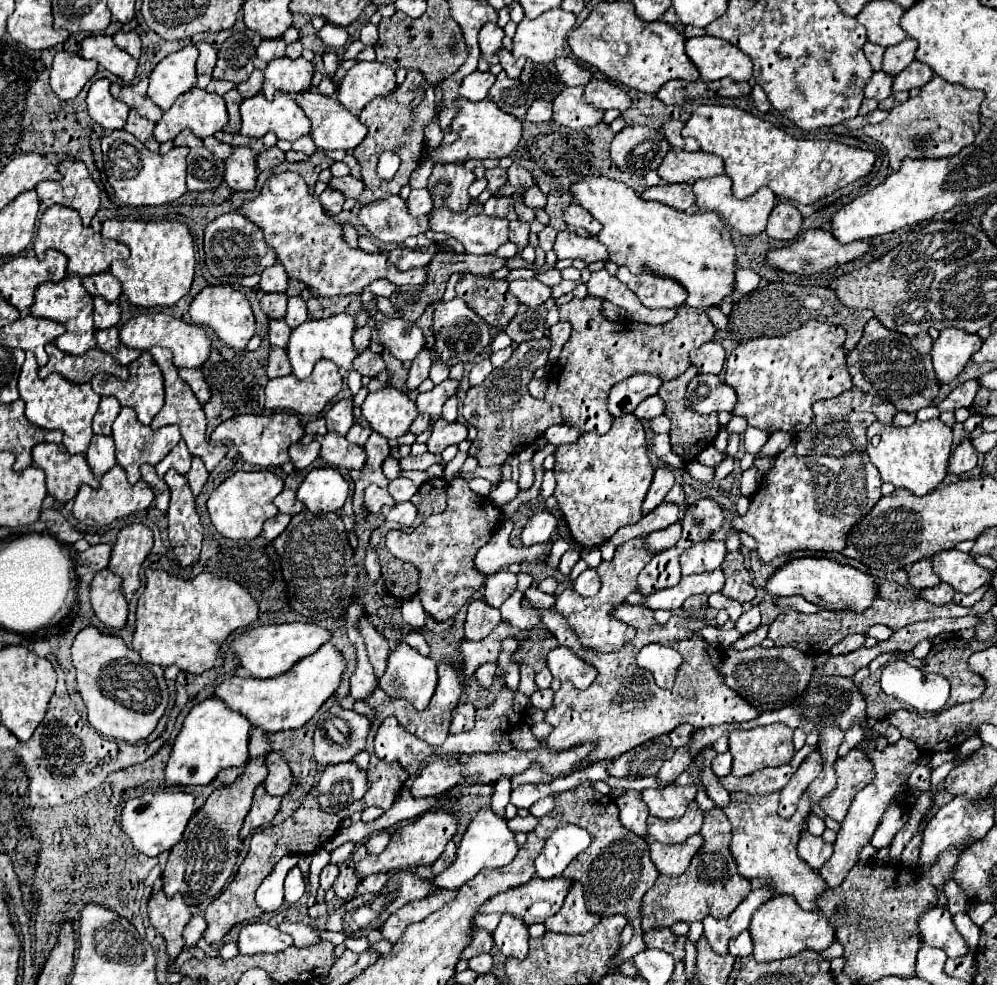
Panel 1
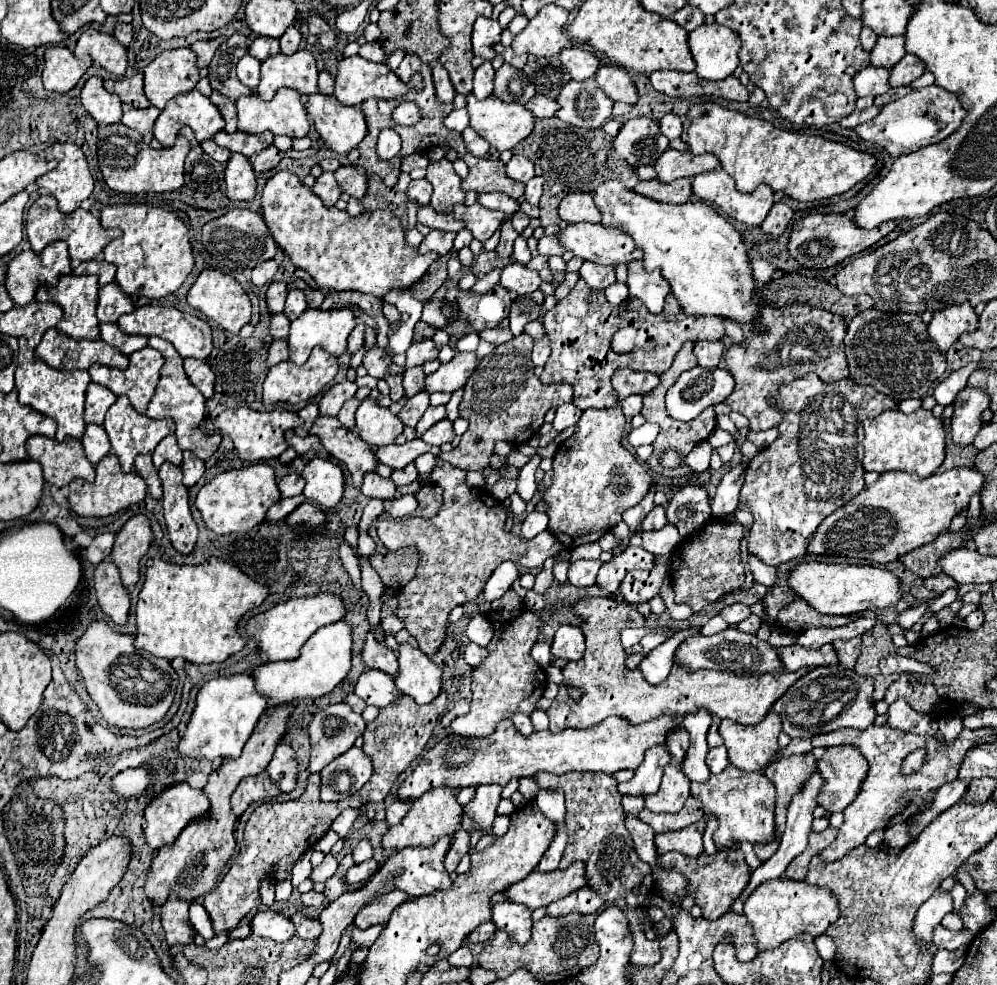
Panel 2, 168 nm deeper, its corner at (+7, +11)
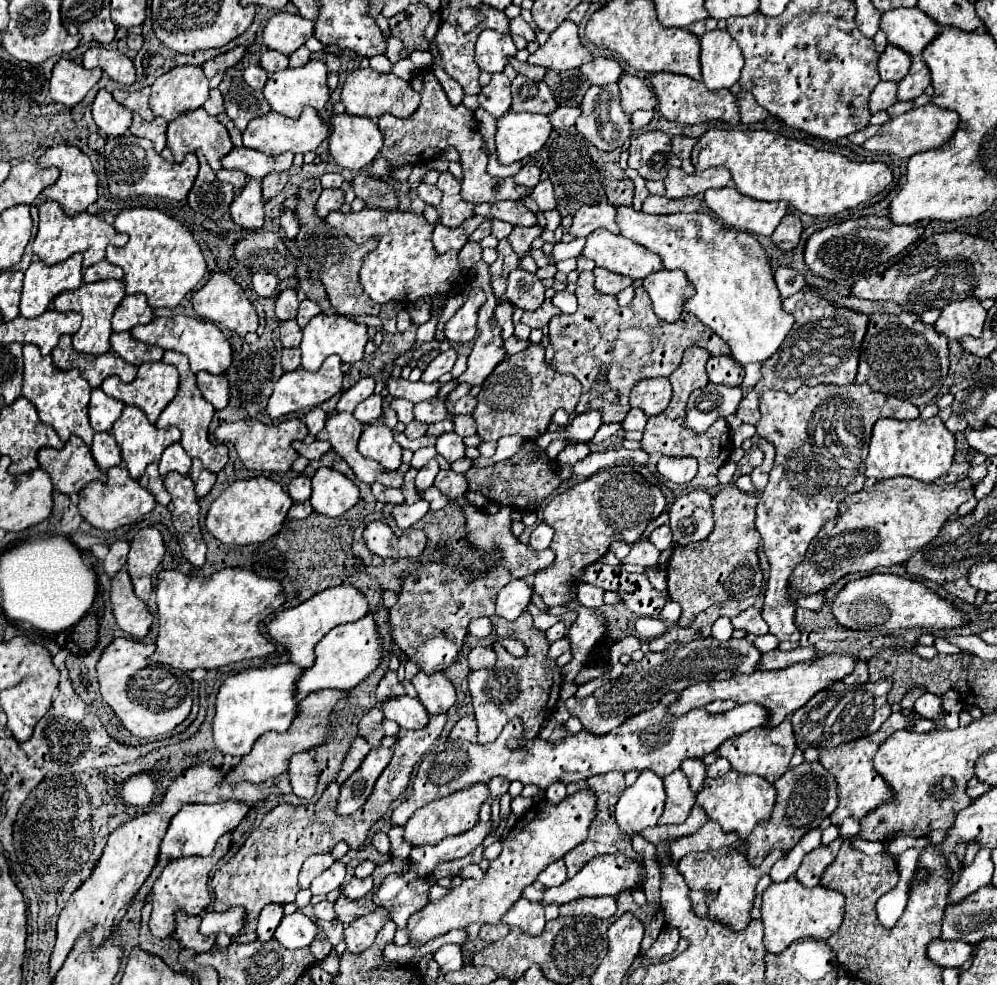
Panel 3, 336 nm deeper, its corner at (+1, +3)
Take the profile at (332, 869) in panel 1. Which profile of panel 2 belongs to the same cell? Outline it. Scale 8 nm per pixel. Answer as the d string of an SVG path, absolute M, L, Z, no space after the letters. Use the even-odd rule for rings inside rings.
M327 854L327 856L323 858L323 862L313 868L313 874L311 874L309 878L311 878L313 882L325 882L325 880L329 880L329 878L335 874L337 866L339 866L337 858L335 858L333 854Z

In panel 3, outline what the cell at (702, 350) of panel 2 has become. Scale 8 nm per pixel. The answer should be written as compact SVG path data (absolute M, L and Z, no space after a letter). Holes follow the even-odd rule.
M711 356L707 360L707 374L711 382L721 382L727 386L741 386L743 368L737 366L729 356Z

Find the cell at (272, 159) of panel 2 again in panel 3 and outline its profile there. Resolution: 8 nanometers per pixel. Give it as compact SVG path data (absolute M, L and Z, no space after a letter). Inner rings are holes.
M271 172L269 176L265 176L261 182L263 184L263 198L269 200L269 198L277 196L283 190L287 178L289 178L289 172Z

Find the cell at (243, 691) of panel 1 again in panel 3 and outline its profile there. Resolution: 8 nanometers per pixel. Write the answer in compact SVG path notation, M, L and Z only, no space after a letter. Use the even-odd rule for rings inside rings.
M367 614L363 620L357 620L353 624L335 626L335 630L325 634L315 646L315 664L303 670L303 674L299 676L297 698L303 698L311 692L319 692L327 688L349 692L377 668L379 658L381 658L381 646L377 638L377 626L371 614Z

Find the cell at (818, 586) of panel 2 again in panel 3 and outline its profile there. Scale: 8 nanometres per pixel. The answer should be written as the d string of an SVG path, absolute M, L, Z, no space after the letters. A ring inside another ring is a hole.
M869 574L849 580L833 598L831 612L835 620L851 630L891 634L901 628L953 628L965 624L965 616L945 598L939 598L917 580L895 574Z

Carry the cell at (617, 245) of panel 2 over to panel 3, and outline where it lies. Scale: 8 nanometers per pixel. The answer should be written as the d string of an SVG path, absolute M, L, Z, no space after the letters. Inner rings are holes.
M603 228L587 236L583 256L593 260L595 266L603 266L615 274L629 276L633 280L645 278L647 274L653 274L663 268L661 258L655 256L655 252Z

